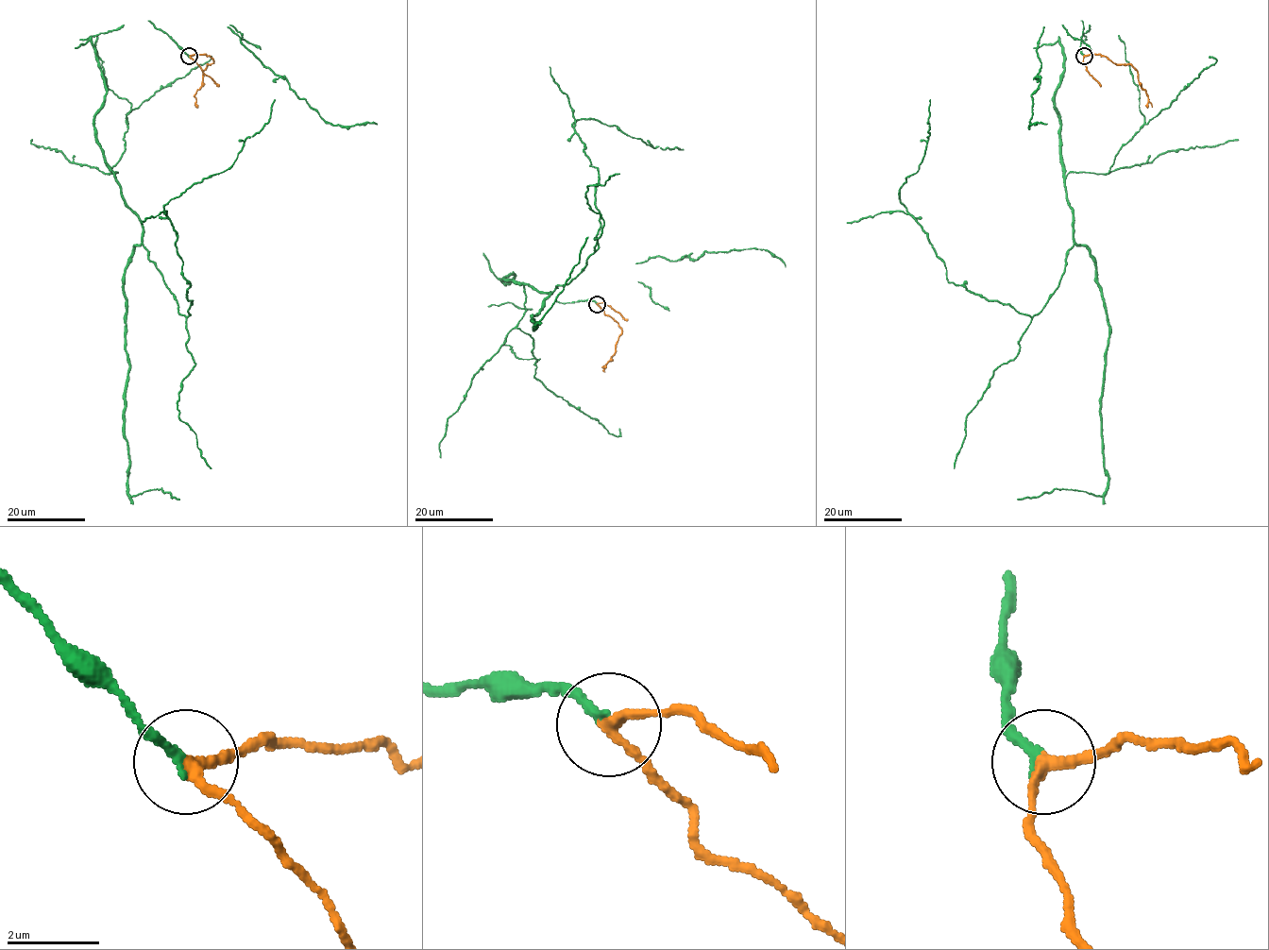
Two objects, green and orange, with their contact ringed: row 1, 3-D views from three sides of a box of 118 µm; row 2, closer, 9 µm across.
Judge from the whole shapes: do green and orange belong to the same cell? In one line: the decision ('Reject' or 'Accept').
Accept

